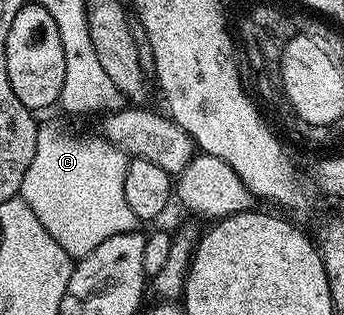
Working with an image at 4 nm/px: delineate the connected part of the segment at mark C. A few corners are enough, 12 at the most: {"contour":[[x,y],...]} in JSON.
{"contour":[[41,124],[19,196],[73,259],[138,219],[123,149]]}

